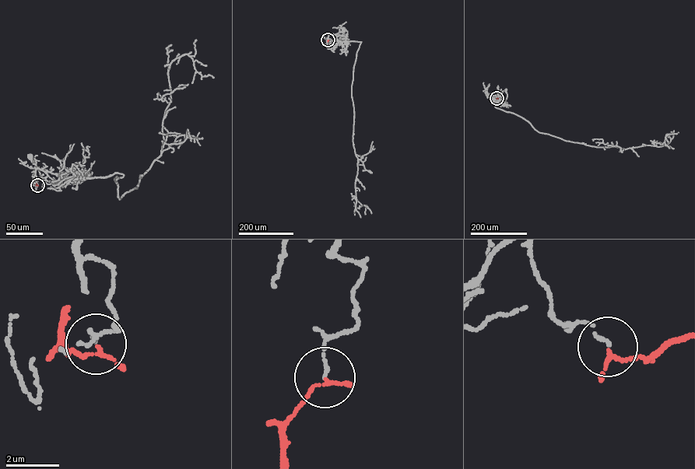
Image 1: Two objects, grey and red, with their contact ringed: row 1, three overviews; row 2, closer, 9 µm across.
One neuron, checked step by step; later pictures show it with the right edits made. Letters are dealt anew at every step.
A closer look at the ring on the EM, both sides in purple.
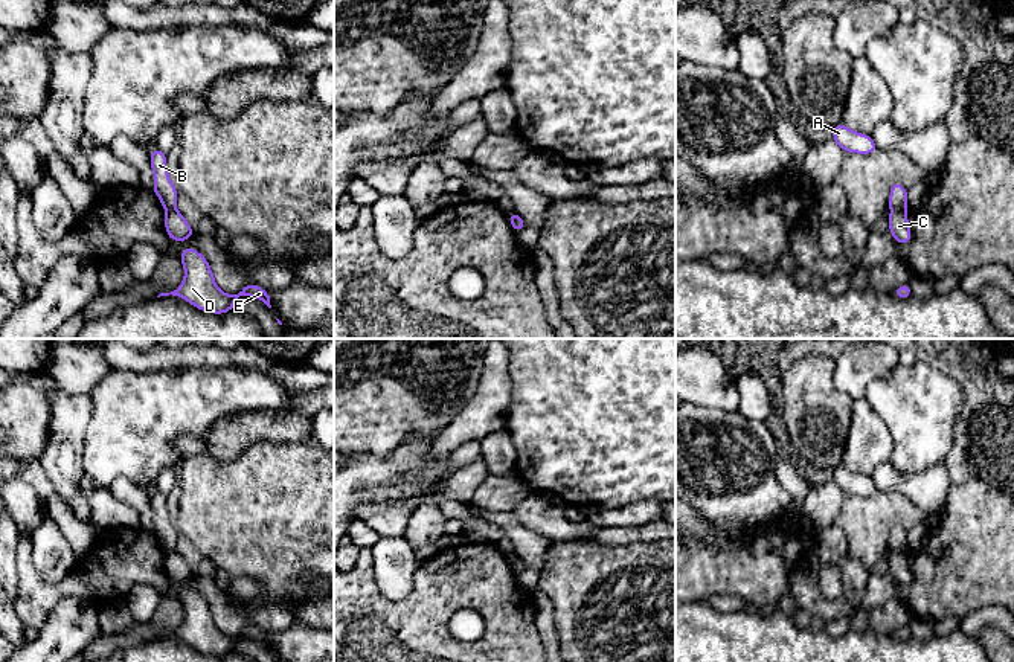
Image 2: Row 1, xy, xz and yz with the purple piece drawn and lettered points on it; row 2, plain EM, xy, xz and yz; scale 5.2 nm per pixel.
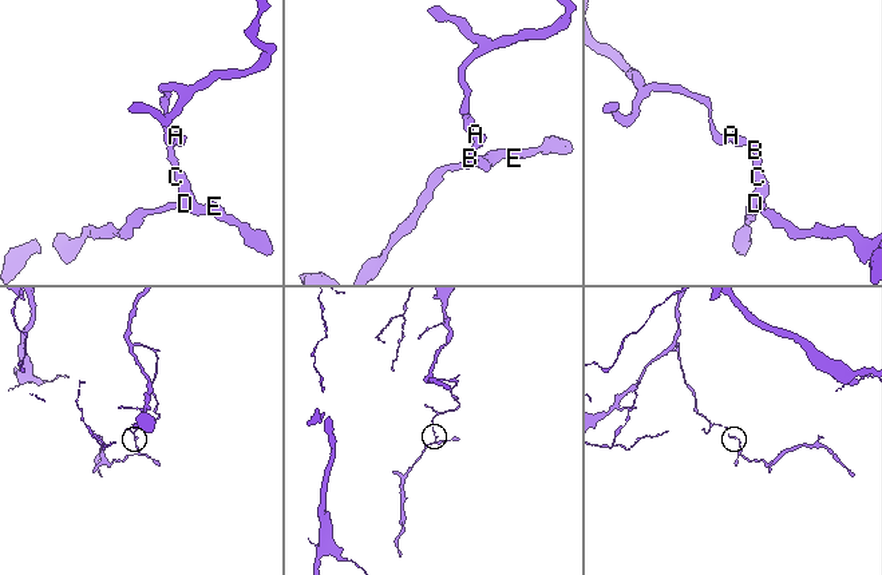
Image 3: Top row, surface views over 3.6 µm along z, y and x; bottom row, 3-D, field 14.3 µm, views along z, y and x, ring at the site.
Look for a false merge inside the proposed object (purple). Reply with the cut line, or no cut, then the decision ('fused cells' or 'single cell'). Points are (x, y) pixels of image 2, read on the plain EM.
yz (904, 548), (892, 552) | fused cells

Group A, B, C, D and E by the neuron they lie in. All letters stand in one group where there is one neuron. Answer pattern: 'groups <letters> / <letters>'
groups A B / C D E

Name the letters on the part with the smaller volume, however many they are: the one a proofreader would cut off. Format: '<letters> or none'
C, D, E

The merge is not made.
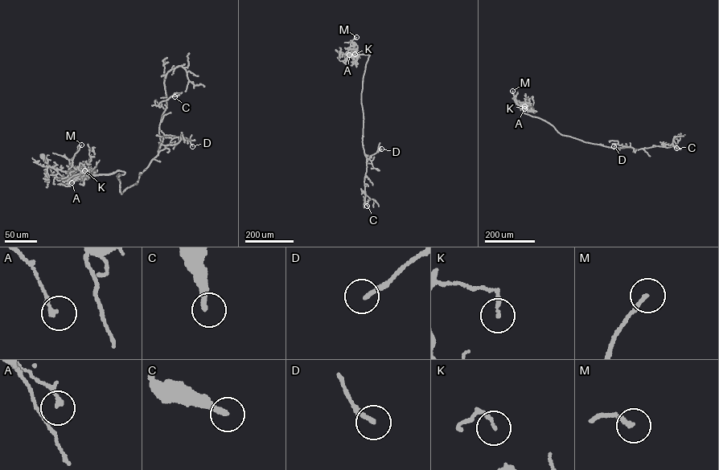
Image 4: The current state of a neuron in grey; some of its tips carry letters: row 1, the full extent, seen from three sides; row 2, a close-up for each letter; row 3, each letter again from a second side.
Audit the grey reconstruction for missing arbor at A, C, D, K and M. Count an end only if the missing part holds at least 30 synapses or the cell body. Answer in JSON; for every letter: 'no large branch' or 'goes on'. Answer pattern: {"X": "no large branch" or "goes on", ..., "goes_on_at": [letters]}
{"A": "no large branch", "C": "no large branch", "D": "no large branch", "K": "no large branch", "M": "no large branch", "goes_on_at": []}

